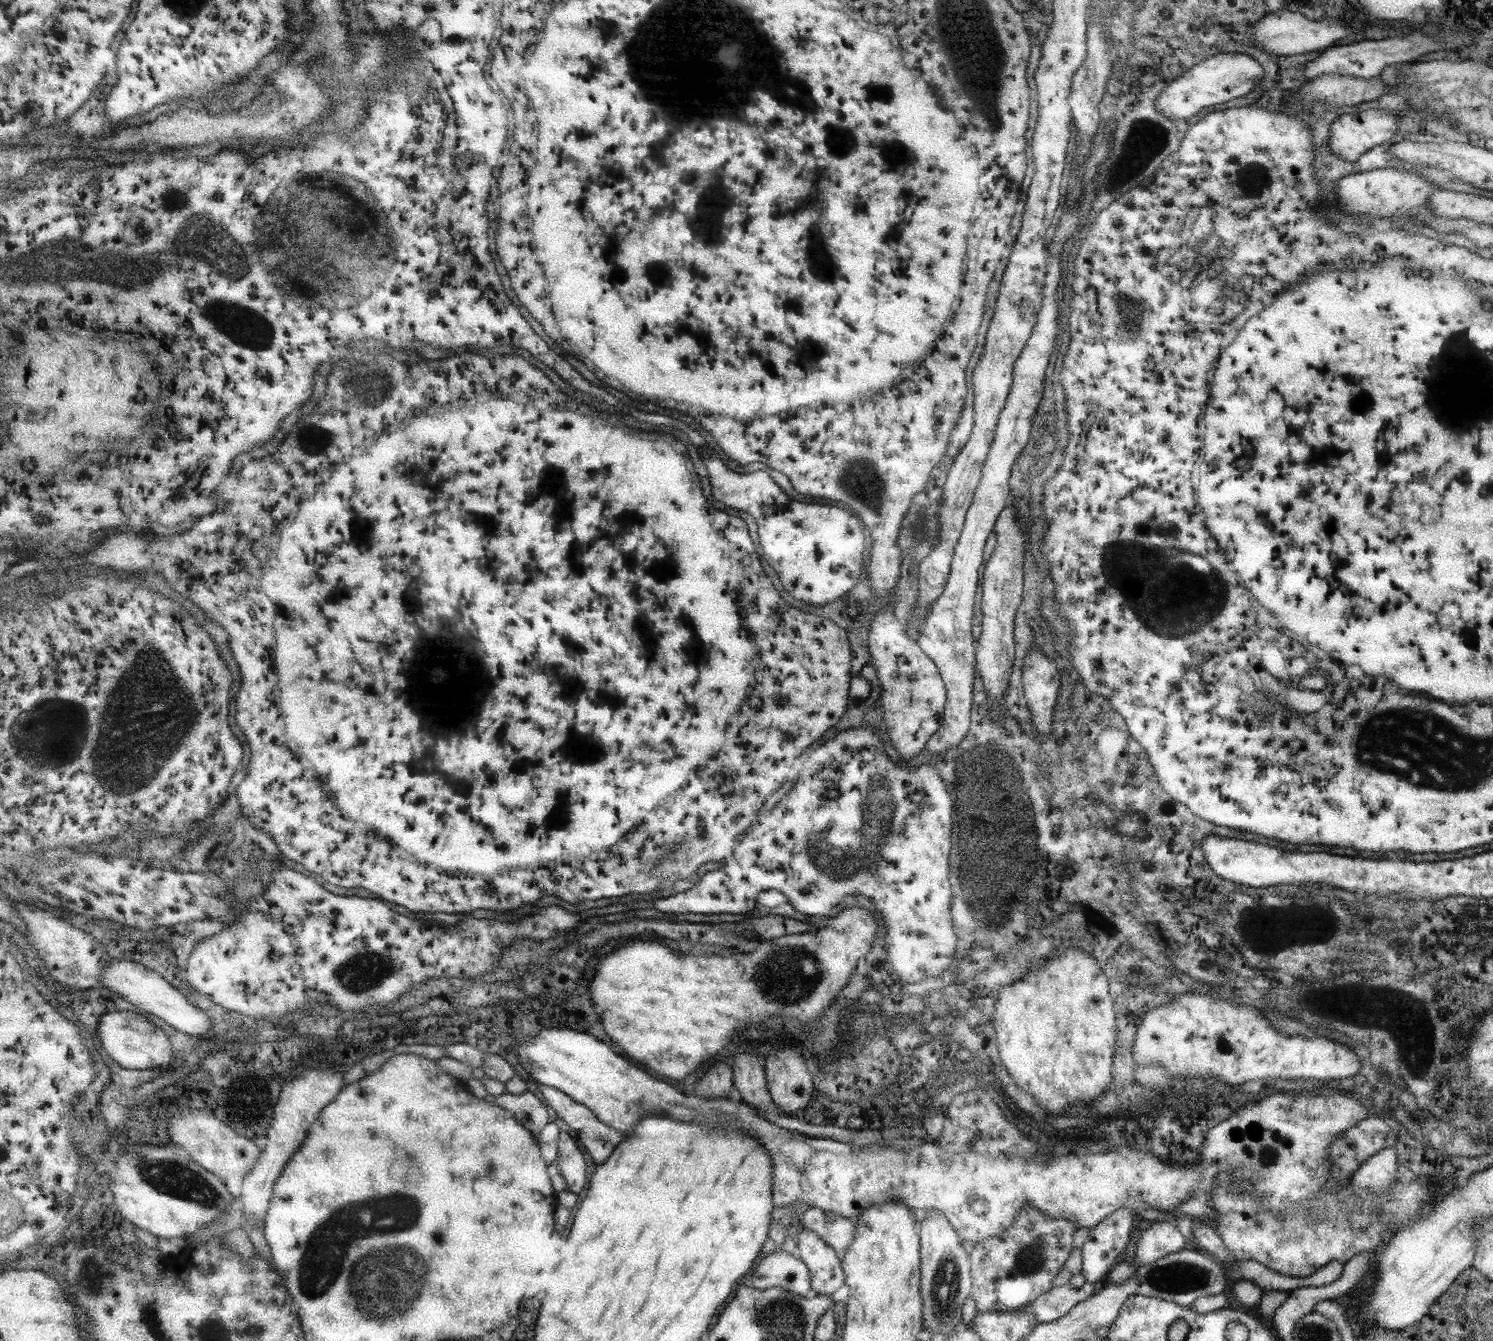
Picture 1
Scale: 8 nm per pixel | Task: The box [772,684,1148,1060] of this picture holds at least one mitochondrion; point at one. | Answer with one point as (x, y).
(1012, 830)

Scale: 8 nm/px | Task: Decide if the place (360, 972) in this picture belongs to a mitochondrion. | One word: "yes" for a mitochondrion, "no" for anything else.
yes

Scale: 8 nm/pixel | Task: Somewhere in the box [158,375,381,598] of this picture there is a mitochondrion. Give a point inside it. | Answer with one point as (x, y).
(314, 441)

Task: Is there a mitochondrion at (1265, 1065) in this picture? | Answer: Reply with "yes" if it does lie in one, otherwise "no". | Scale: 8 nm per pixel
no

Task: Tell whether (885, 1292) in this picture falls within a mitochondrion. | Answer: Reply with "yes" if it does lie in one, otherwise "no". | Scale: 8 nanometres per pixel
no

